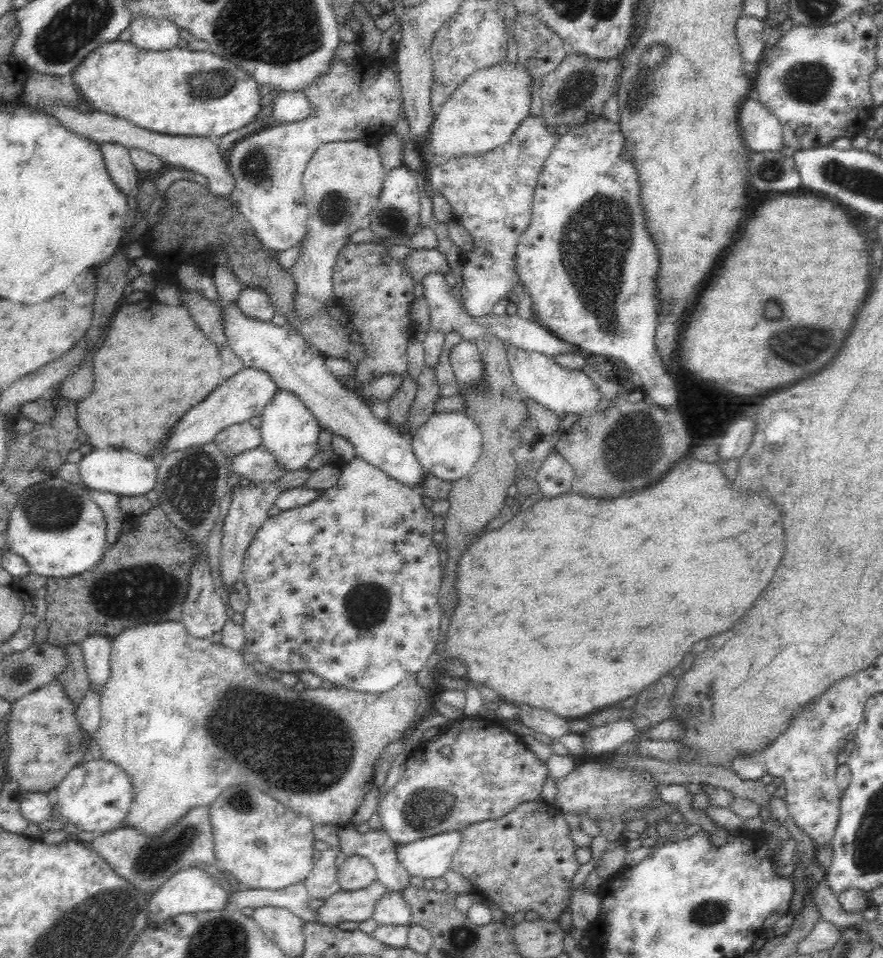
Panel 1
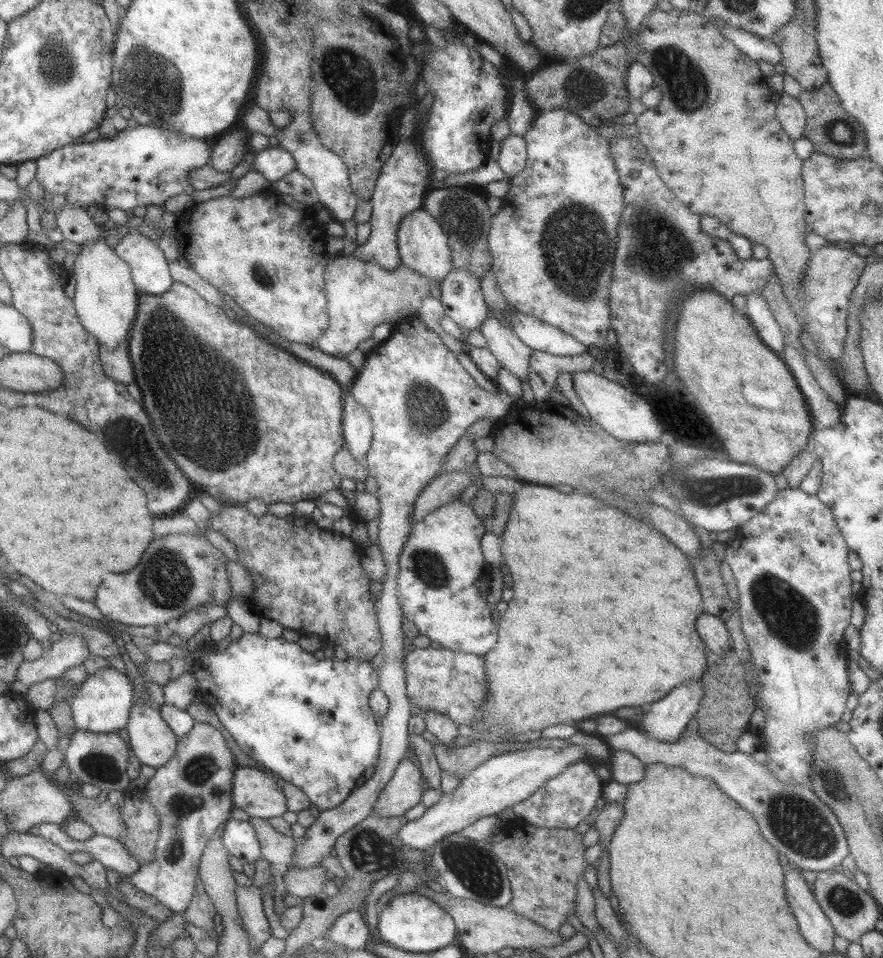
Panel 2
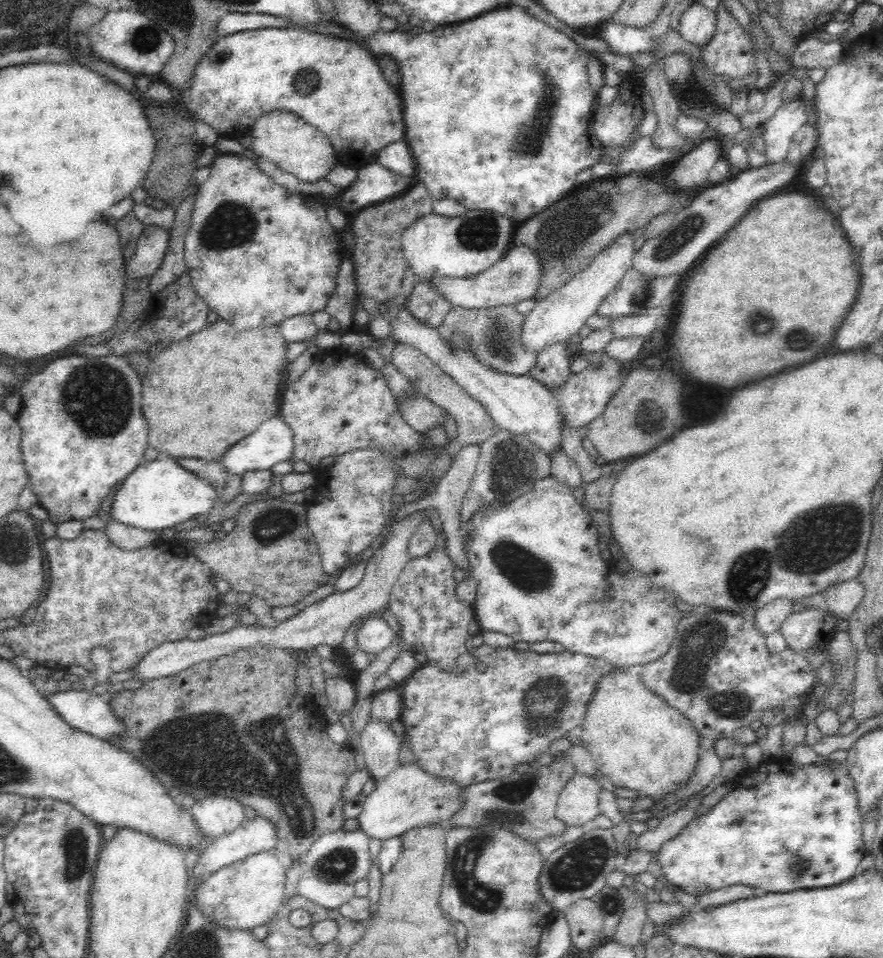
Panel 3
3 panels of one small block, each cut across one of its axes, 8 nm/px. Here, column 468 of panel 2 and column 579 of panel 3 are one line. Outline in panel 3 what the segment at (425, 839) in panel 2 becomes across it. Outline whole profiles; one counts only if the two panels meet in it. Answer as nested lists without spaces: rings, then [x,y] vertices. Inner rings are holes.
[[[596,768],[594,775],[586,775],[578,773],[575,770],[575,774],[568,780],[568,783],[564,786],[564,789],[559,795],[557,800],[557,818],[558,820],[566,823],[569,826],[591,826],[592,821],[598,815],[601,815],[599,809],[600,794],[604,792],[604,788],[599,783],[598,775],[603,777],[602,771]]]

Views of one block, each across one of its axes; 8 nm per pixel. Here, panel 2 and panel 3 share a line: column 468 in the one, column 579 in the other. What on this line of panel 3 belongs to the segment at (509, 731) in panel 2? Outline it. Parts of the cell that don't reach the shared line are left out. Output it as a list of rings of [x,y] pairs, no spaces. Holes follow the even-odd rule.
[[[628,666],[612,668],[594,686],[581,722],[579,743],[588,750],[603,777],[619,788],[660,799],[680,791],[696,771],[700,735],[694,725],[645,686]]]

